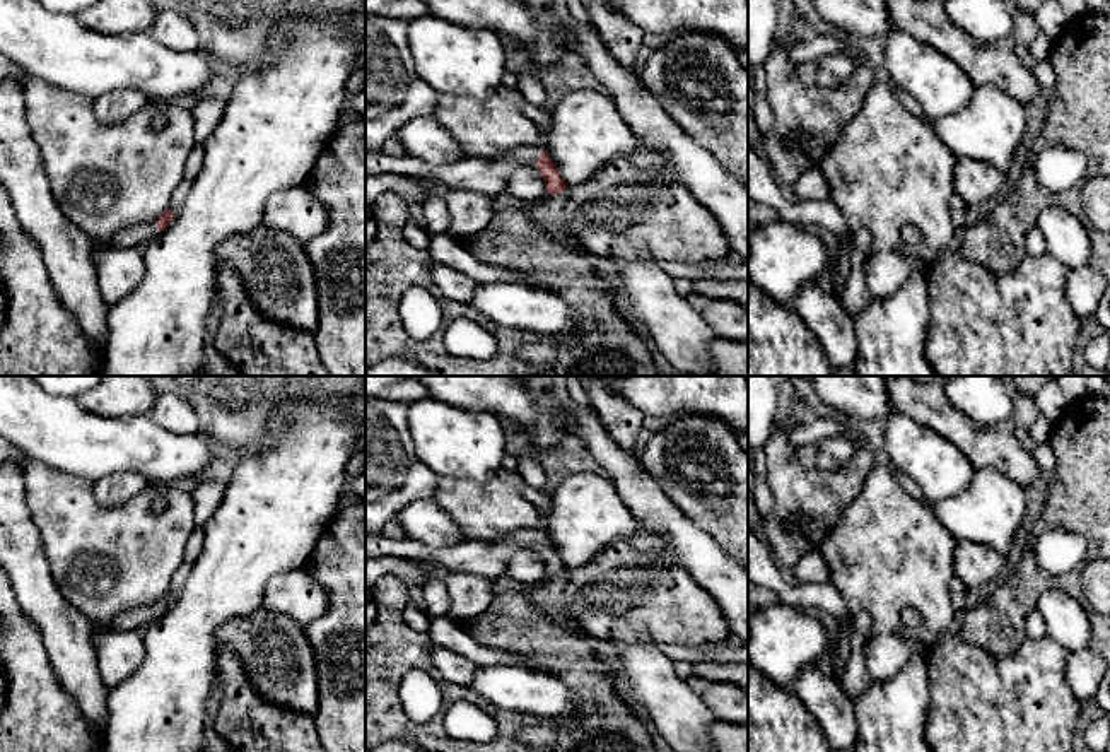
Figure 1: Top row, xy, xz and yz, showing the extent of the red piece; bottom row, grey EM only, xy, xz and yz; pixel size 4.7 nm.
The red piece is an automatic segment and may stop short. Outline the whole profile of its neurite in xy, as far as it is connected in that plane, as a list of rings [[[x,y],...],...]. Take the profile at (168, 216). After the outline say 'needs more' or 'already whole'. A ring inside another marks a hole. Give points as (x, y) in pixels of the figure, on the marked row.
[[[169,209],[159,217],[157,224],[147,224],[140,226],[130,231],[120,231],[116,232],[108,243],[106,248],[140,248],[150,243],[159,236],[161,231],[164,231],[171,220],[174,219],[174,212]]] | needs more

